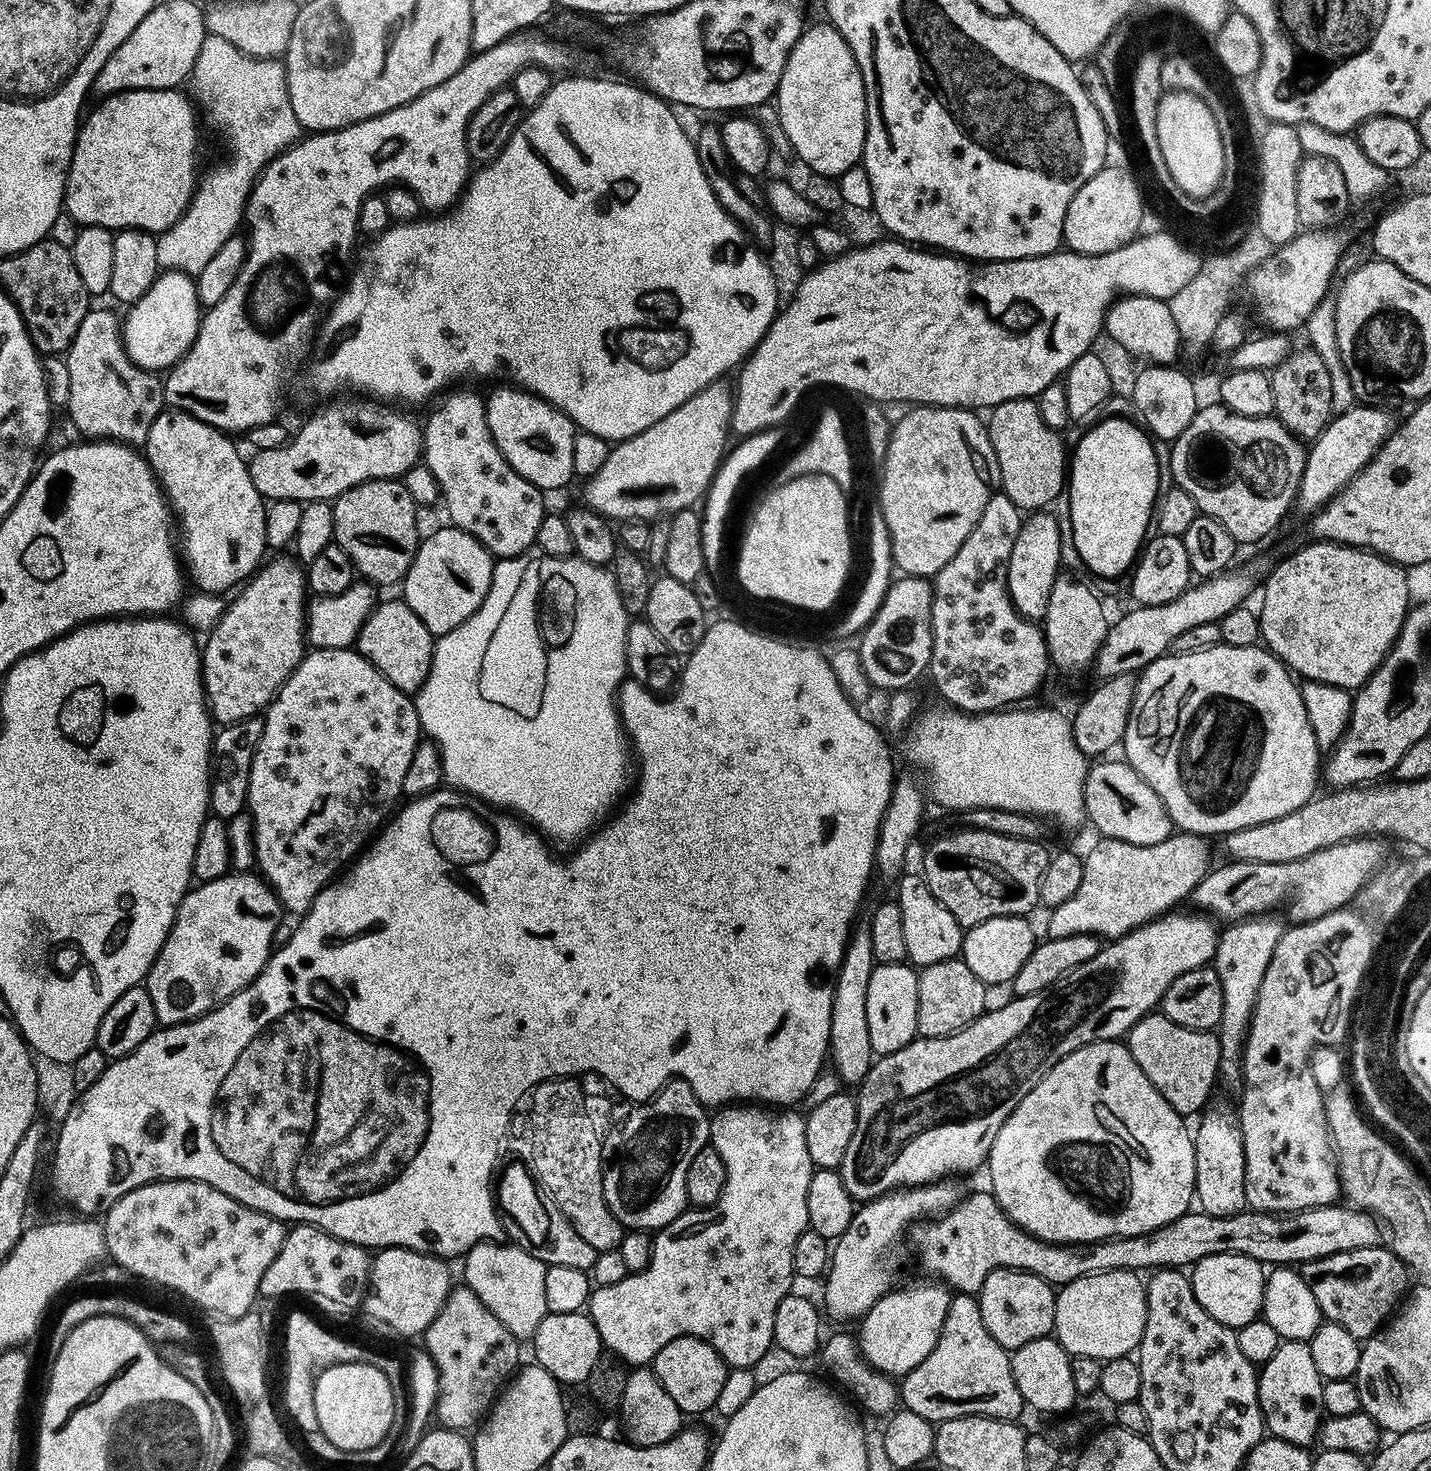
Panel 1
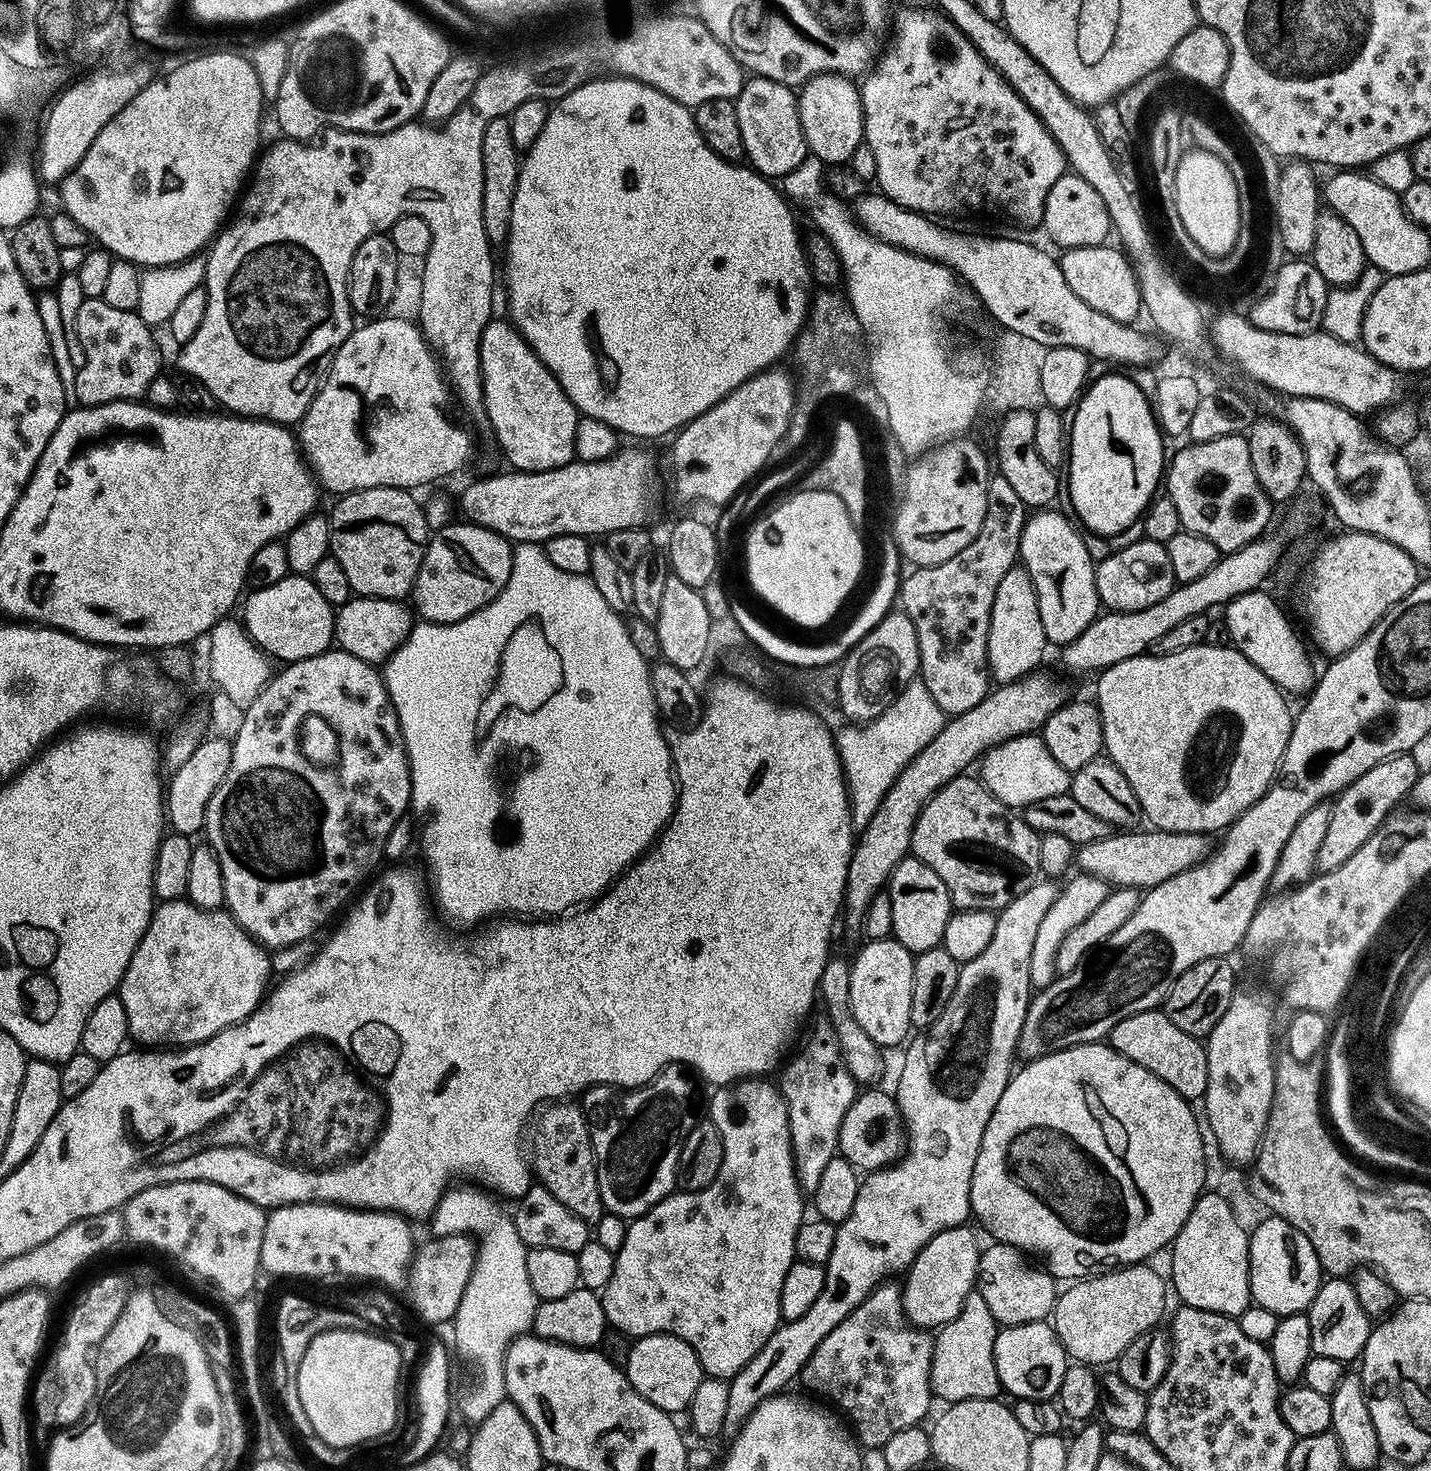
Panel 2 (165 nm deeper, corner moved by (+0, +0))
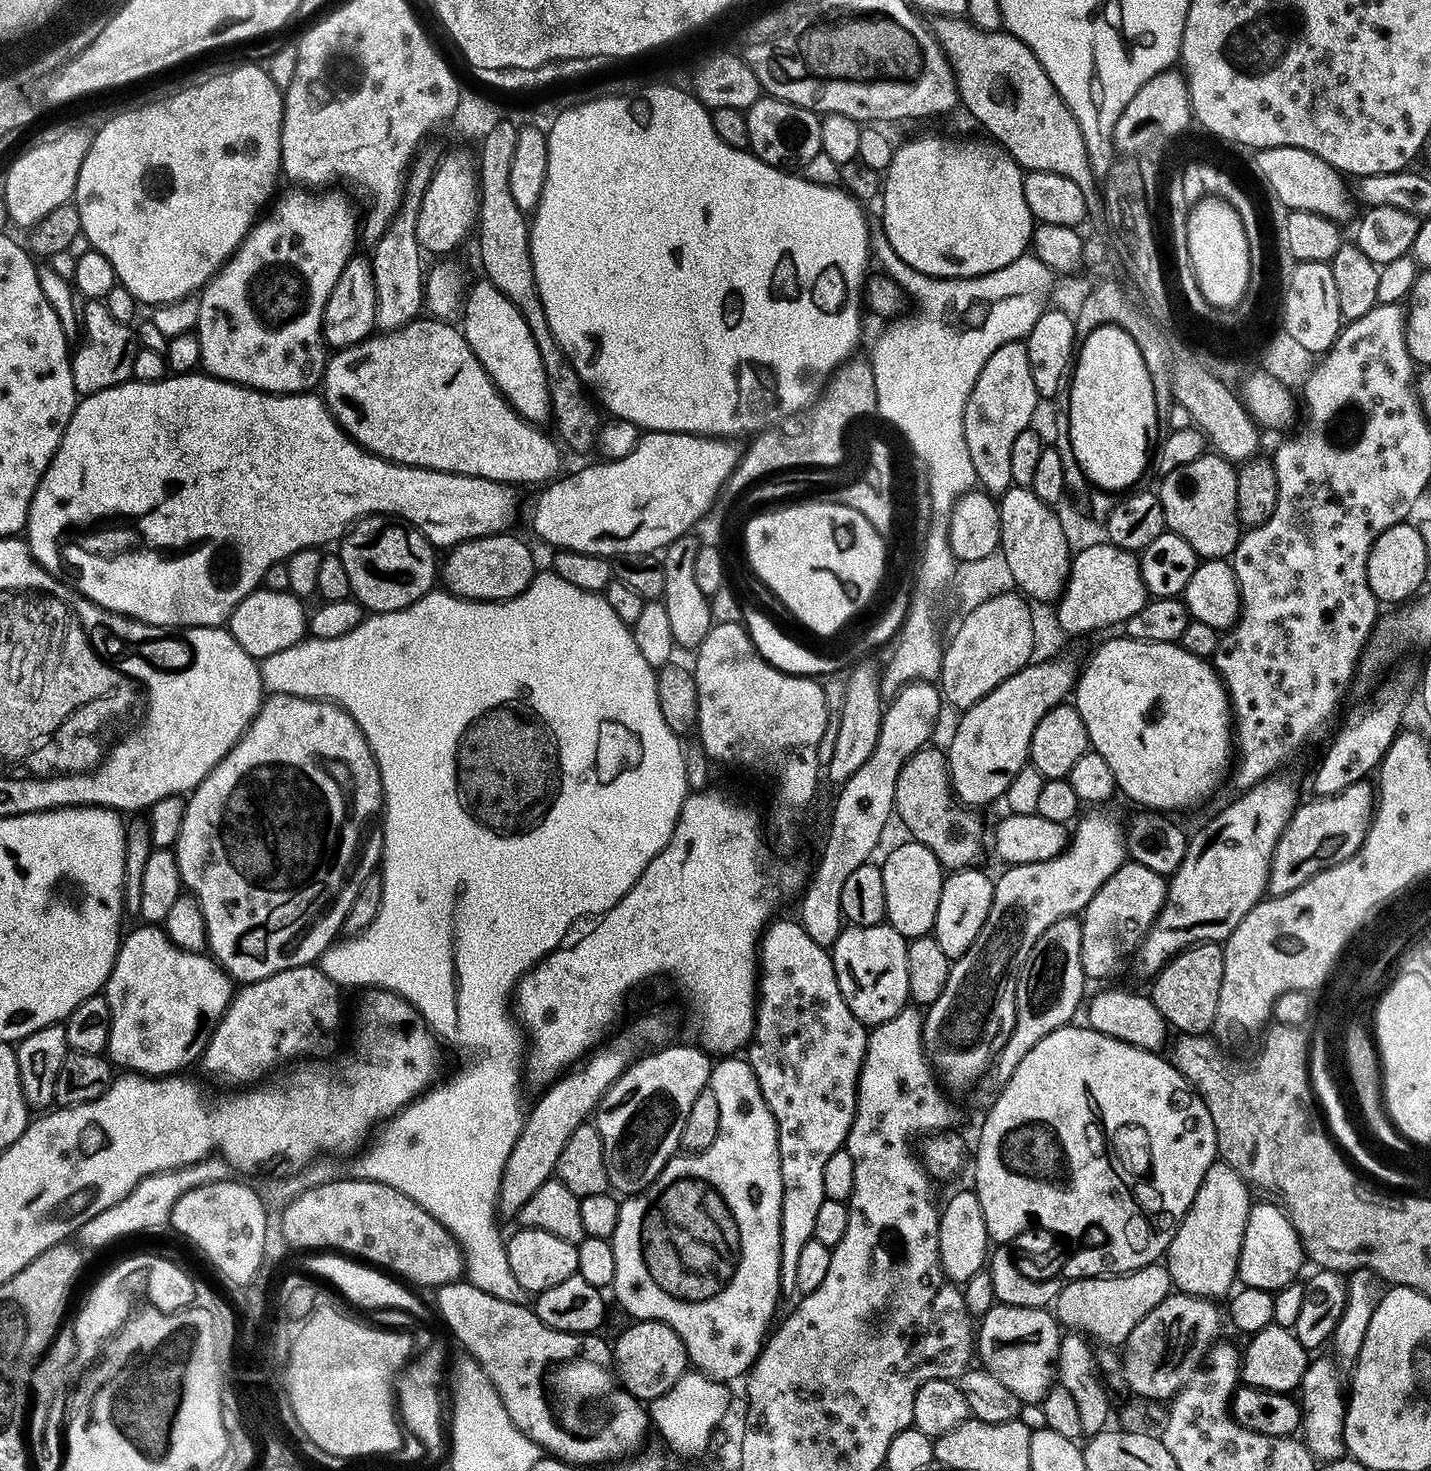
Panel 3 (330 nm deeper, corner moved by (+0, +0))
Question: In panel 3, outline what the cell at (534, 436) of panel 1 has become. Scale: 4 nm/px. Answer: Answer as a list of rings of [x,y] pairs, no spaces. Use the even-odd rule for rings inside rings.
[[[480,278],[480,281],[472,289],[470,287],[467,289],[466,295],[463,297],[463,320],[462,331],[470,350],[474,350],[474,358],[478,358],[478,362],[482,362],[482,366],[488,377],[494,382],[494,386],[504,395],[504,401],[523,420],[529,420],[537,426],[543,425],[543,420],[547,421],[552,414],[546,370],[542,366],[542,354],[538,354],[534,334],[530,334],[530,326],[526,326],[526,318],[522,318],[518,306],[514,306],[514,302],[510,302],[510,298],[506,298],[506,294],[502,294],[502,290],[498,290],[498,286],[491,284],[487,278]]]

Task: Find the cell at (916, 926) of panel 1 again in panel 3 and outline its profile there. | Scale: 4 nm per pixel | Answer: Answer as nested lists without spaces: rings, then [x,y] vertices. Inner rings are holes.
[[[911,838],[905,839],[905,844],[900,844],[885,860],[882,860],[882,886],[886,886],[886,922],[894,929],[898,930],[898,934],[902,934],[906,938],[913,936],[926,936],[935,929],[936,915],[938,914],[938,898],[942,898],[942,886],[946,879],[945,869],[938,862],[938,858],[927,848],[922,846],[917,840]]]

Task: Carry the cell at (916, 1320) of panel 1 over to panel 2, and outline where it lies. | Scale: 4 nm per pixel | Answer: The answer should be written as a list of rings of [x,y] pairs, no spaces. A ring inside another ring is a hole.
[[[968,1226],[951,1228],[930,1238],[903,1277],[902,1299],[908,1323],[925,1330],[939,1330],[958,1318],[962,1302],[966,1302],[975,1289],[981,1251],[981,1245],[976,1245],[976,1236]]]

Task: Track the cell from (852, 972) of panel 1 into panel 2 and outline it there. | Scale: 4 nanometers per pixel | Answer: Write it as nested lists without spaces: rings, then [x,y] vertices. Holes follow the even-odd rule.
[[[1044,671],[1030,672],[1014,684],[993,687],[988,697],[974,706],[974,710],[951,717],[943,730],[904,767],[902,774],[898,774],[886,798],[882,798],[882,806],[874,812],[874,818],[859,831],[852,849],[842,905],[842,924],[850,931],[859,933],[863,929],[864,915],[870,902],[878,893],[885,891],[894,866],[909,855],[916,819],[931,796],[956,776],[965,775],[971,769],[968,767],[972,763],[975,765],[989,748],[1019,736],[1039,733],[1050,714],[1066,702],[1063,682]]]

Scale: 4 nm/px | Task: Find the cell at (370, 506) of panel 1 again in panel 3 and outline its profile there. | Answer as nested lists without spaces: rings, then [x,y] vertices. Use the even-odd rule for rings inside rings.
[[[367,516],[339,541],[338,555],[350,578],[357,604],[369,613],[397,612],[433,591],[438,580],[438,552],[419,530],[391,516]]]

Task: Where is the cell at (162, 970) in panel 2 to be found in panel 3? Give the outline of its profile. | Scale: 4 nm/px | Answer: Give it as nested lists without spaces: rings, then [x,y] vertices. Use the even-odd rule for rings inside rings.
[[[140,927],[144,928],[136,928],[121,939],[112,973],[102,989],[110,1006],[110,1042],[106,1056],[117,1069],[128,1074],[162,1077],[180,1074],[187,1064],[195,1060],[197,1063],[203,1057],[208,1037],[232,1001],[234,981],[211,955],[179,948],[163,927]]]

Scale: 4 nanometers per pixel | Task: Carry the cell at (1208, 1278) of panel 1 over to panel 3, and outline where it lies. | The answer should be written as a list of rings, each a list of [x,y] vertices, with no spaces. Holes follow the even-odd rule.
[[[1217,1162],[1210,1166],[1210,1170],[1206,1170],[1206,1178],[1198,1194],[1194,1194],[1194,1202],[1190,1202],[1190,1210],[1186,1210],[1182,1222],[1176,1227],[1176,1233],[1166,1253],[1168,1273],[1172,1275],[1172,1283],[1179,1291],[1185,1292],[1188,1296],[1205,1298],[1217,1298],[1216,1296],[1224,1295],[1227,1297],[1233,1291],[1238,1280],[1242,1238],[1246,1230],[1246,1218],[1250,1207],[1248,1192],[1250,1193],[1249,1185],[1230,1165]]]

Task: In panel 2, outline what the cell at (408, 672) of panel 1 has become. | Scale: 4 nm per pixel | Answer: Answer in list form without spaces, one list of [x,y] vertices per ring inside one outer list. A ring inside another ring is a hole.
[[[353,595],[351,600],[335,609],[335,643],[367,664],[383,665],[397,648],[404,645],[405,638],[412,632],[414,616],[410,608],[408,613],[406,605],[399,600]]]

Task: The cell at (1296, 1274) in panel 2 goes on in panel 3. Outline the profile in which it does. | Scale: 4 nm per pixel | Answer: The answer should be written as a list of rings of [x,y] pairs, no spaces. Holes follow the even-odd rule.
[[[1253,1203],[1249,1207],[1240,1251],[1238,1280],[1245,1288],[1261,1288],[1275,1294],[1299,1277],[1296,1275],[1299,1274],[1300,1267],[1306,1264],[1306,1257],[1287,1212],[1279,1203],[1268,1203],[1272,1204]]]

